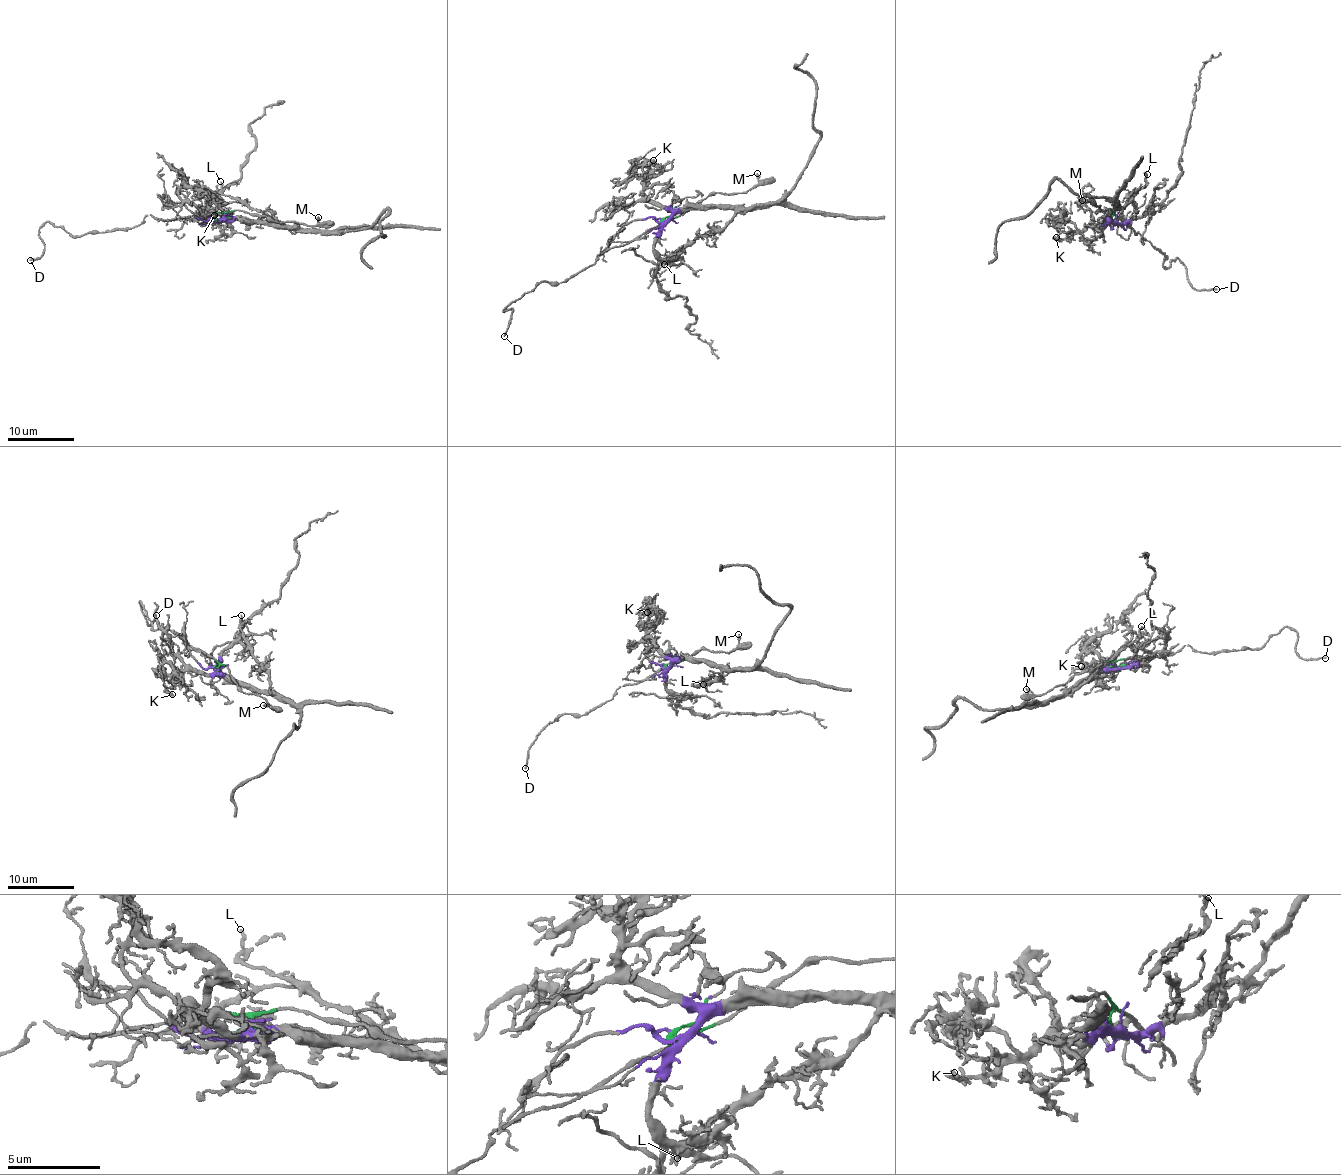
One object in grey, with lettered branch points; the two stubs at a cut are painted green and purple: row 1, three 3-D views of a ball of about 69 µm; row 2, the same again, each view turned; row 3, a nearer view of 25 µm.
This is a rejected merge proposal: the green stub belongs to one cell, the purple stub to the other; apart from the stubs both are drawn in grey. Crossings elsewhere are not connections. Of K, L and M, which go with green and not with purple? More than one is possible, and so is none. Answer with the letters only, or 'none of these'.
M

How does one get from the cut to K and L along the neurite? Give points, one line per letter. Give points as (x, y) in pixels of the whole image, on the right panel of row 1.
K: (1114, 223), (1056, 237)
L: (1114, 223), (1117, 223), (1108, 217), (1113, 209), (1131, 201), (1128, 199), (1146, 185), (1147, 174)

